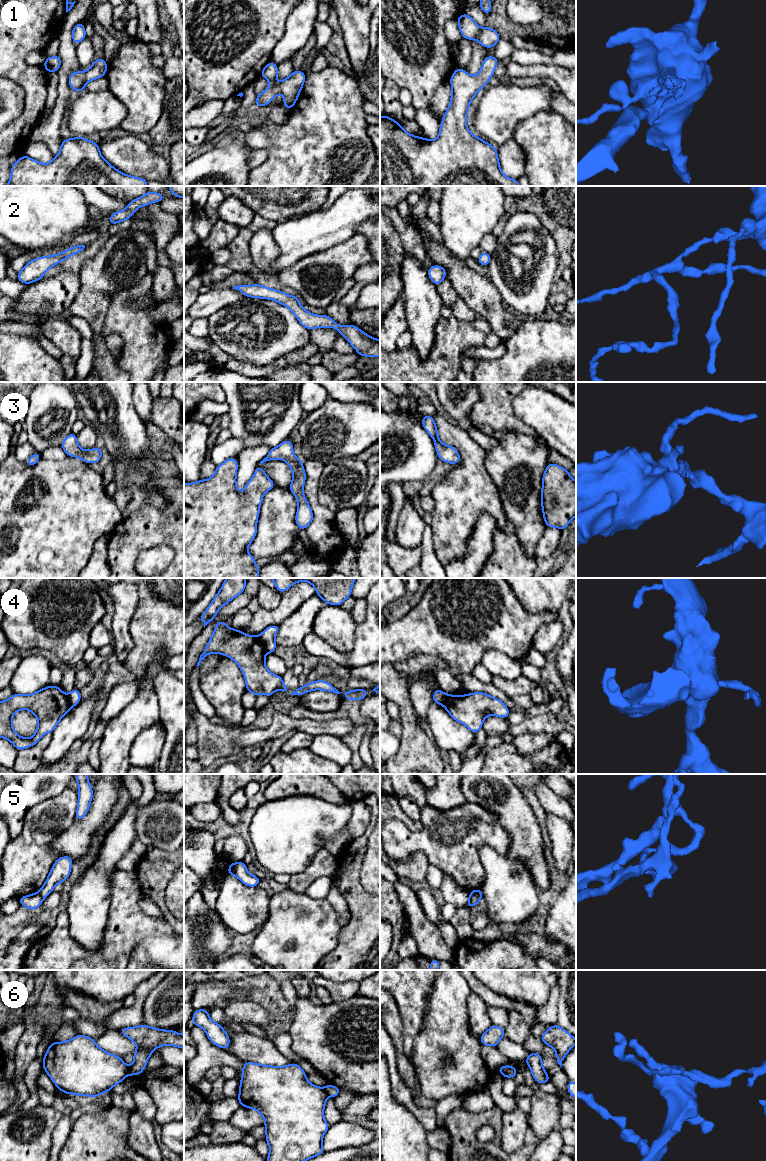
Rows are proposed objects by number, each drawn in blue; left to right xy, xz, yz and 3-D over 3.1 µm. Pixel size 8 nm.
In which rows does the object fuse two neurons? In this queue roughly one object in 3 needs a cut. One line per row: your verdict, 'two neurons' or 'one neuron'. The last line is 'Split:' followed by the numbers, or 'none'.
1: one neuron
2: one neuron
3: one neuron
4: two neurons
5: two neurons
6: two neurons
Split: 4, 5, 6

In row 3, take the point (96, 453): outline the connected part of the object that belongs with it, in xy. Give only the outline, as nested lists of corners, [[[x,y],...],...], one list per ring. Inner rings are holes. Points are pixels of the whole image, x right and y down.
[[[70,433],[63,439],[62,449],[69,457],[77,457],[82,459],[85,463],[98,463],[101,459],[103,450],[94,447],[92,450],[83,450],[79,447],[77,442],[77,435]]]

